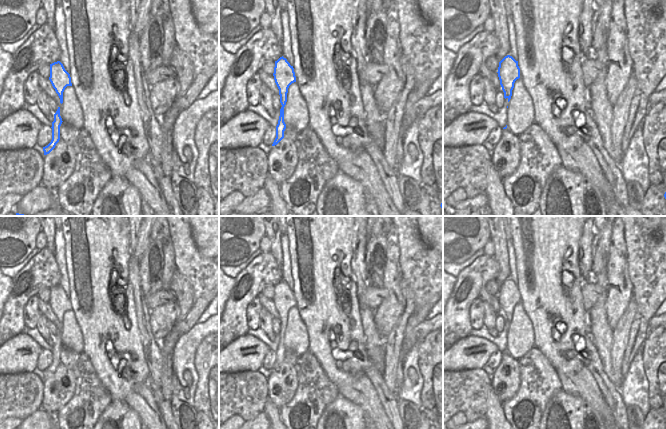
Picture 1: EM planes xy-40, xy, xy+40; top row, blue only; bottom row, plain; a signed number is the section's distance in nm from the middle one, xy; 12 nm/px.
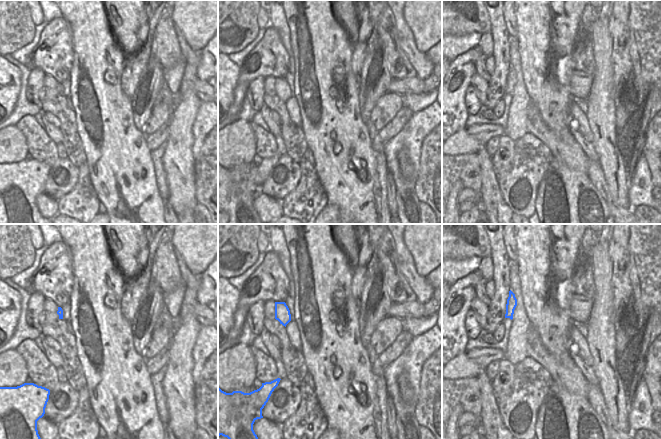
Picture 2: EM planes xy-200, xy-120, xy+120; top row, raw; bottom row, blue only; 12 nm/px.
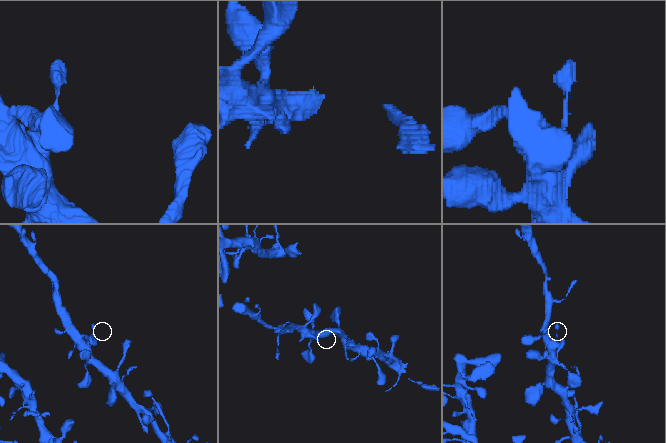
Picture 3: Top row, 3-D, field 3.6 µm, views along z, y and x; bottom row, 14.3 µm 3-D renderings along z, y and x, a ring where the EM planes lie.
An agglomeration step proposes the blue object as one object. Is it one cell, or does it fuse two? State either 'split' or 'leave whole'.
leave whole

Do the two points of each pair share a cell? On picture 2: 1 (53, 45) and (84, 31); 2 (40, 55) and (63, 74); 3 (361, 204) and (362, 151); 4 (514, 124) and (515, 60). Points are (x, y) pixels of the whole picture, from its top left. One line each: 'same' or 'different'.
1: different
2: same
3: same
4: same

